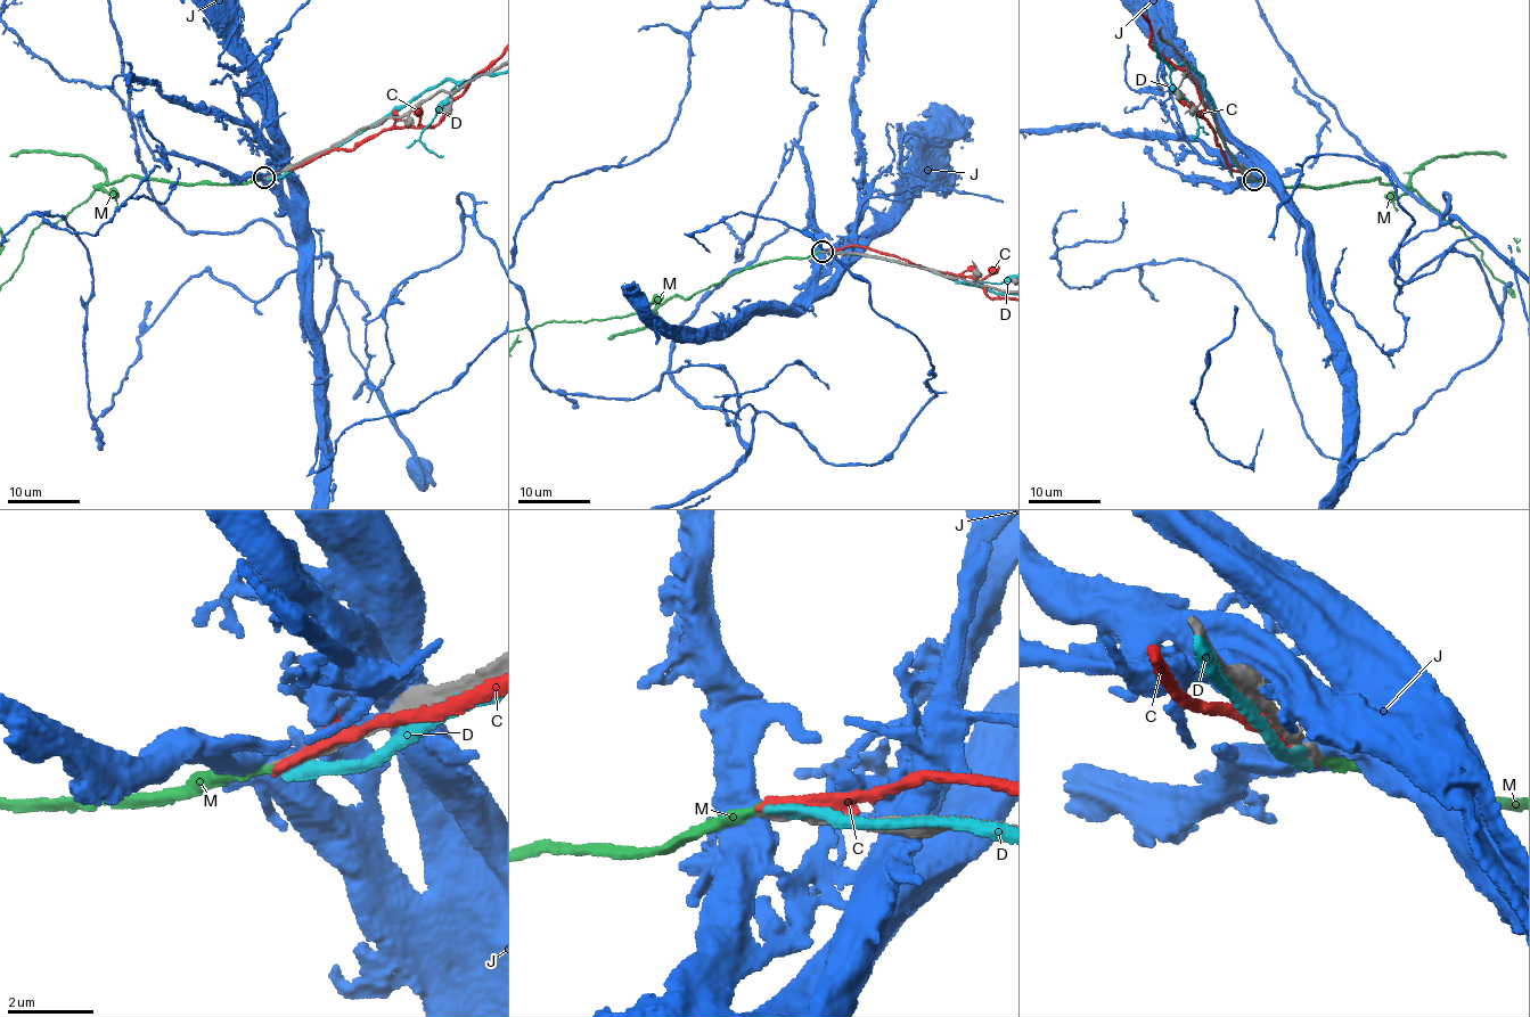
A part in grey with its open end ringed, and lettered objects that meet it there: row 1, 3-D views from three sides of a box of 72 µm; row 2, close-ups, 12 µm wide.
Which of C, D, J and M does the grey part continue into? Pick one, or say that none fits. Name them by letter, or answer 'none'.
M

